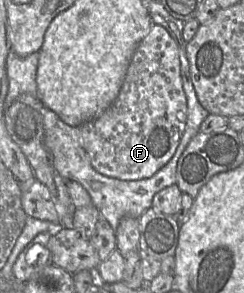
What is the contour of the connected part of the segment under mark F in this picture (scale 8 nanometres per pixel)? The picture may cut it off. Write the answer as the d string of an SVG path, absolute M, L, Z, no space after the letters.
M152 23L149 33L139 43L138 47L136 48L131 58L130 64L127 69L127 73L125 75L125 79L123 81L117 99L100 116L80 126L80 136L82 140L82 146L86 151L94 169L105 176L117 178L120 180L140 180L140 179L150 178L158 170L160 170L163 166L165 166L173 157L186 127L187 109L188 109L187 98L183 89L181 72L180 72L178 45L166 28L164 28L159 24Z

